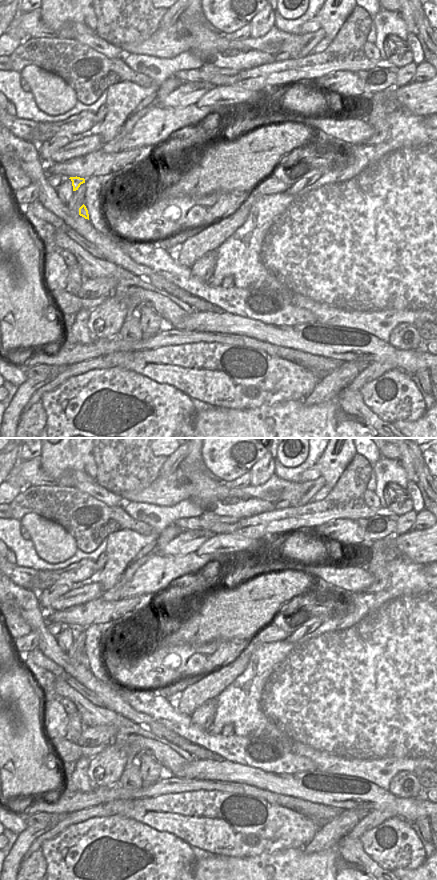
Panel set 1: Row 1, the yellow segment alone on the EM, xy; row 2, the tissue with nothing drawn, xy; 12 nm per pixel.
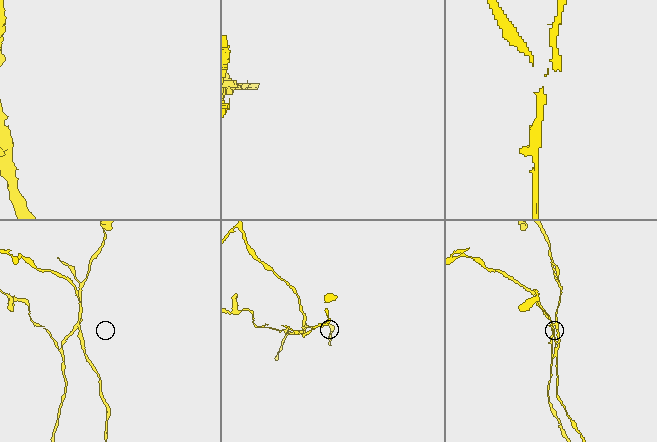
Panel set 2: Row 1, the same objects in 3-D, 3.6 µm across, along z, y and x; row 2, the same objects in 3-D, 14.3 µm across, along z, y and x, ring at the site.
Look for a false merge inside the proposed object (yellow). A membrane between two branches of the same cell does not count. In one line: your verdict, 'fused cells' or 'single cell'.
fused cells

